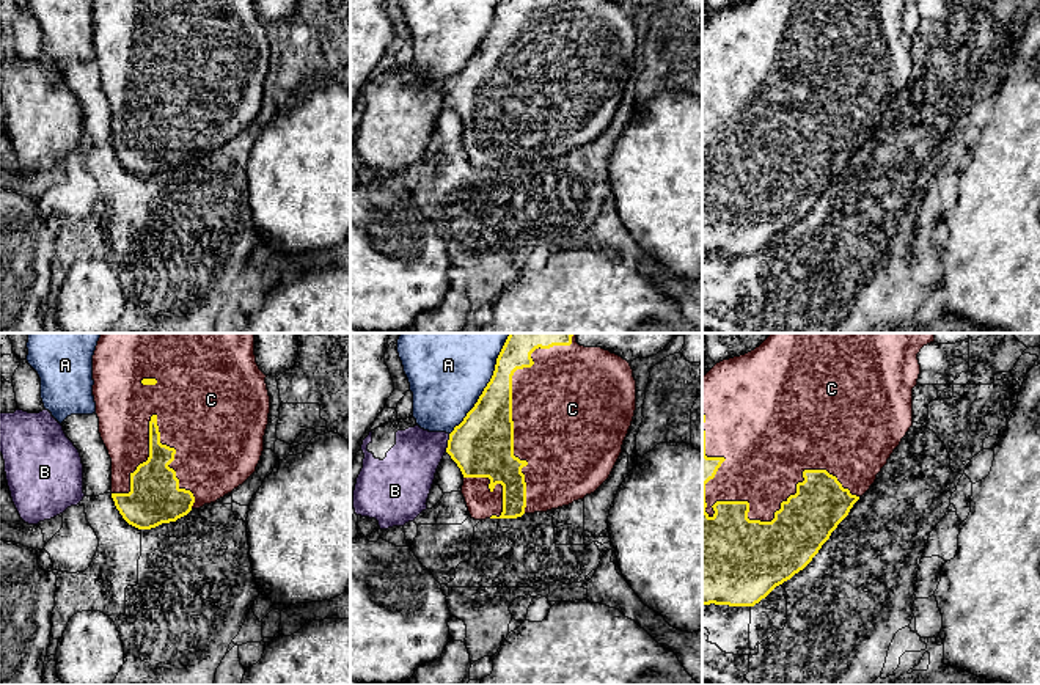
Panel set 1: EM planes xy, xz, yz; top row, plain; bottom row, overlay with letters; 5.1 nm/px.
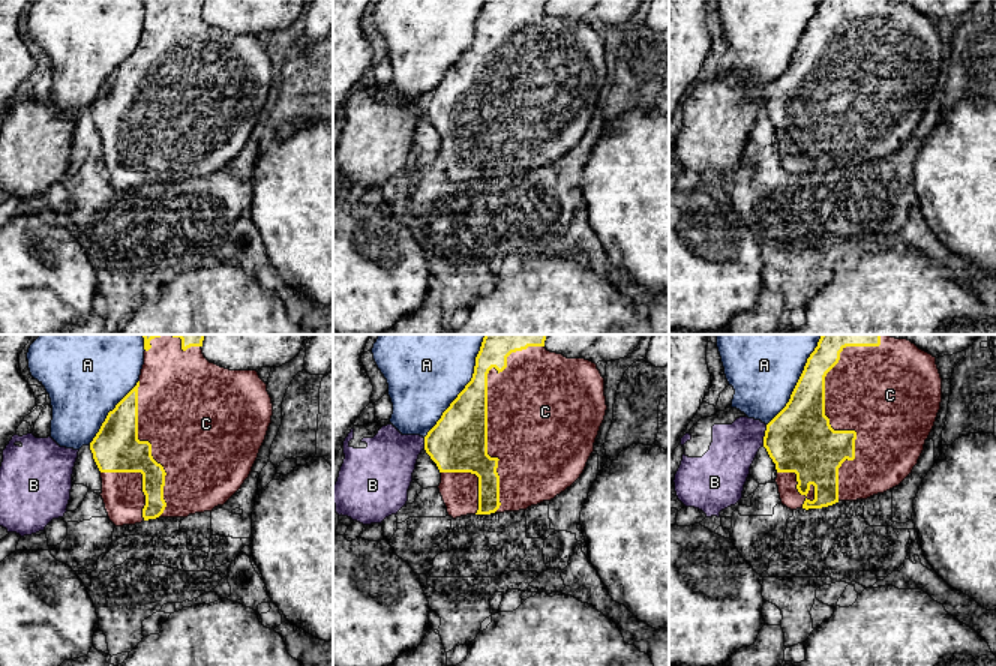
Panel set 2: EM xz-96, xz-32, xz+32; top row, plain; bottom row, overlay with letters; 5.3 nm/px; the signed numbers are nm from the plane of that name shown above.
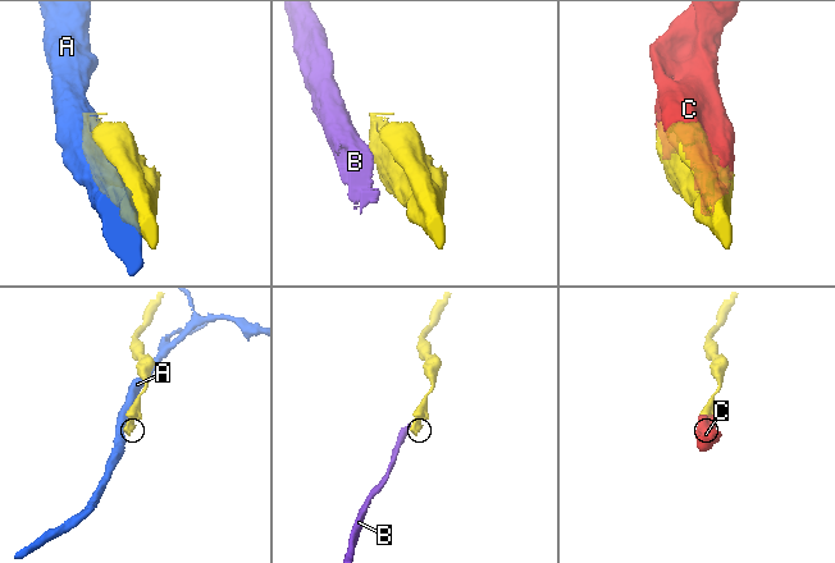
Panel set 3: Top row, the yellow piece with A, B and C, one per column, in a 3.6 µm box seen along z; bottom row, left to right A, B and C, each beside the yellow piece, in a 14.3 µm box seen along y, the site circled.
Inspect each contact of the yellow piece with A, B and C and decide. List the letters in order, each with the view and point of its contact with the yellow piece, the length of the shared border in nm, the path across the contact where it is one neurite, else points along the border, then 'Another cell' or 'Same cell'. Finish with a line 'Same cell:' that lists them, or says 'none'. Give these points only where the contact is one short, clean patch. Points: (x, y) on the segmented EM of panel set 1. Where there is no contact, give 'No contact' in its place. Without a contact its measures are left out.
A: Touches yellow at xz (487, 384). Shared border 600 nm. Another cell
B: Touches yellow at xz (448, 443). Shared border 100 nm. Boundary: xz (450, 434), (445, 451). Another cell
C: Touches yellow at yz (740, 501). Shared border 900 nm. Same cell
Same cell: C

